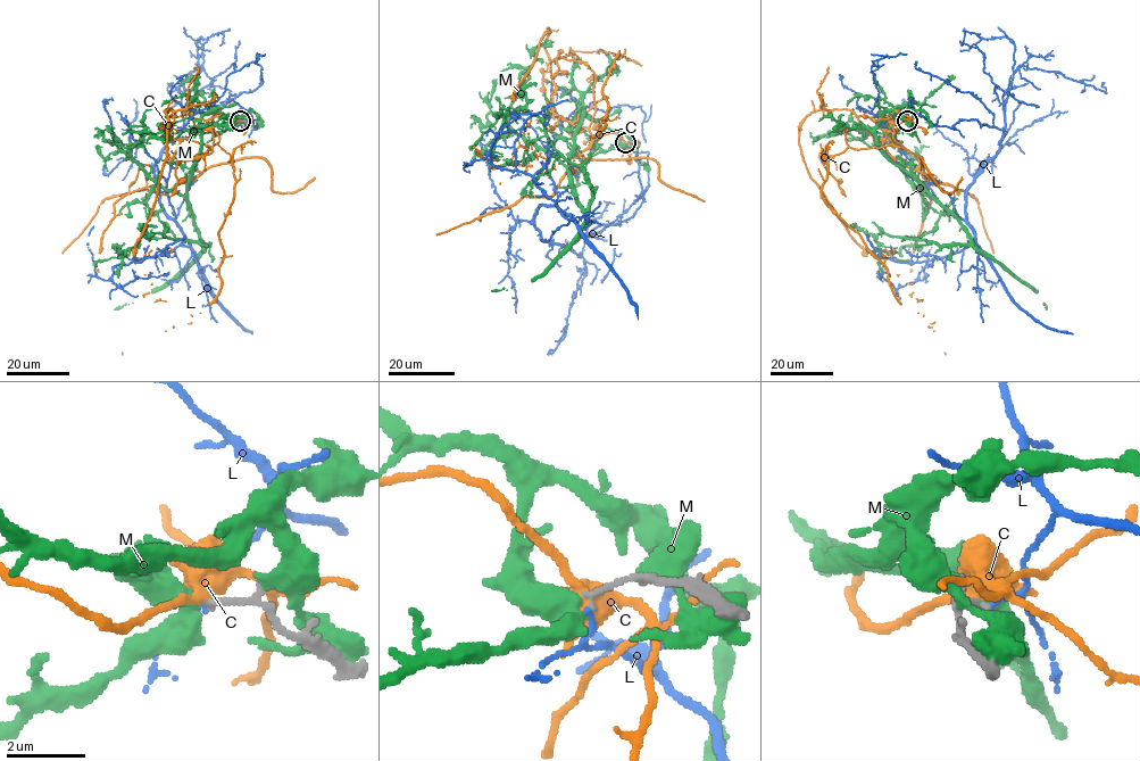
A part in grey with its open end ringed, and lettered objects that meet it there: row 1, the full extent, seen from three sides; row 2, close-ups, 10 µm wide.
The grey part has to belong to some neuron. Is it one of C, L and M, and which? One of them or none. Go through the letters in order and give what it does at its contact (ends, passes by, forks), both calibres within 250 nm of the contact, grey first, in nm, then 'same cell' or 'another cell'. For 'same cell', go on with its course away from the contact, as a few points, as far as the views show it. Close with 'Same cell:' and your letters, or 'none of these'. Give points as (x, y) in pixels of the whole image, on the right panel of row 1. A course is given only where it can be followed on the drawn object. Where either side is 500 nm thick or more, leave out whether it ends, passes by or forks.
C: it forks; calibres 160 and 400 nm; another cell
L: it passes by; calibres 150 and 80 nm; another cell
M: it passes by; calibres 150 and 440 nm; another cell
Same cell: none of these

